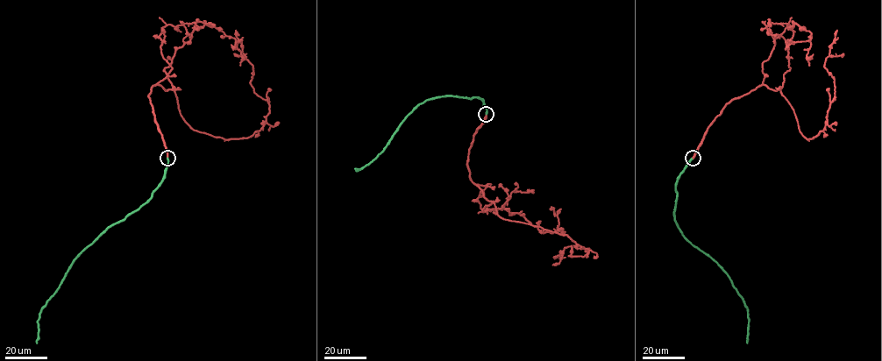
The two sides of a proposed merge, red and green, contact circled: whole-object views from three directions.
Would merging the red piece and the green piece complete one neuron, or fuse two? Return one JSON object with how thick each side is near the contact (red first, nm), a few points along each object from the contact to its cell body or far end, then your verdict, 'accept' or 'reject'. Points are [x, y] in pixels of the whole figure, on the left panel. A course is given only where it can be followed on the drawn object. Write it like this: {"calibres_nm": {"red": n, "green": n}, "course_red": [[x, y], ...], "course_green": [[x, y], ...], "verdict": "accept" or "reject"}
{"calibres_nm": {"red": 400, "green": 400}, "course_red": [[167, 158], [154, 85], [216, 137], [266, 122], [235, 30]], "course_green": [[167, 158], [165, 175], [152, 195], [108, 227], [74, 259], [42, 309], [36, 343]], "verdict": "accept"}

